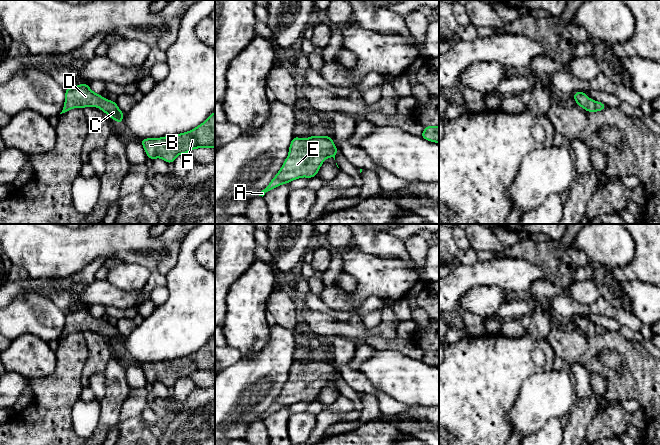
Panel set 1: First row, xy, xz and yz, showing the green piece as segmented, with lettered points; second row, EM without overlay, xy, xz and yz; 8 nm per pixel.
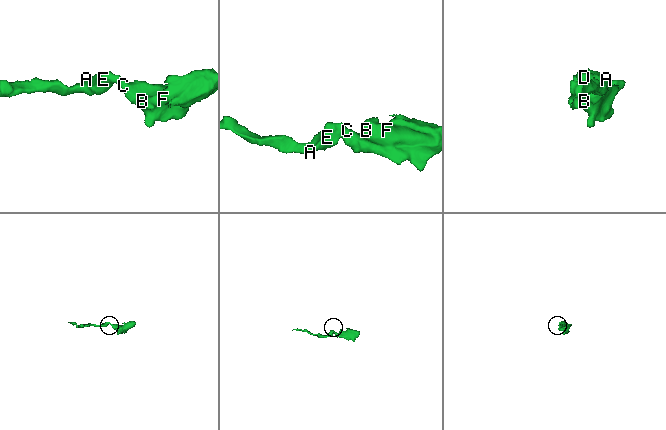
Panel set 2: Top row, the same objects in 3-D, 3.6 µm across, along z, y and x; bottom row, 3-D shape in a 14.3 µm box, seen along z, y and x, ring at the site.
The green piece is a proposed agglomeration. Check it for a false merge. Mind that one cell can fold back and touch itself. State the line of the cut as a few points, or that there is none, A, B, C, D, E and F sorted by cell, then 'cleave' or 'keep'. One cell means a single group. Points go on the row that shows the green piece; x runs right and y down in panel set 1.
no cut; A B C D E F; keep

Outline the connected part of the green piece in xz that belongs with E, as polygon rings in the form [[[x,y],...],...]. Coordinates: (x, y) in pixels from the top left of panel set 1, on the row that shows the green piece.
[[[330,136],[293,137],[283,166],[259,196],[263,197],[268,191],[295,179],[314,177],[326,158],[335,160],[338,150]]]

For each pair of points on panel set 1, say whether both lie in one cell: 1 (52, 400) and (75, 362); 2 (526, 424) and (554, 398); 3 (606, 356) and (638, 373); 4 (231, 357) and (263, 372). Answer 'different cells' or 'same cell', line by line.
1: same cell
2: same cell
3: different cells
4: different cells

